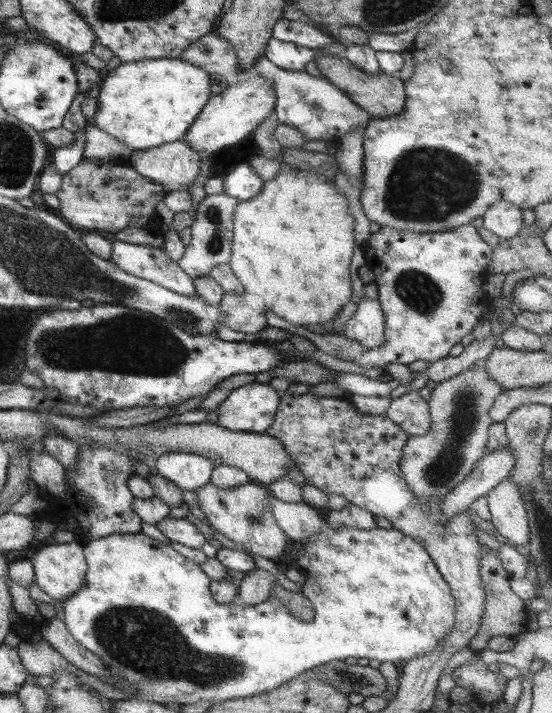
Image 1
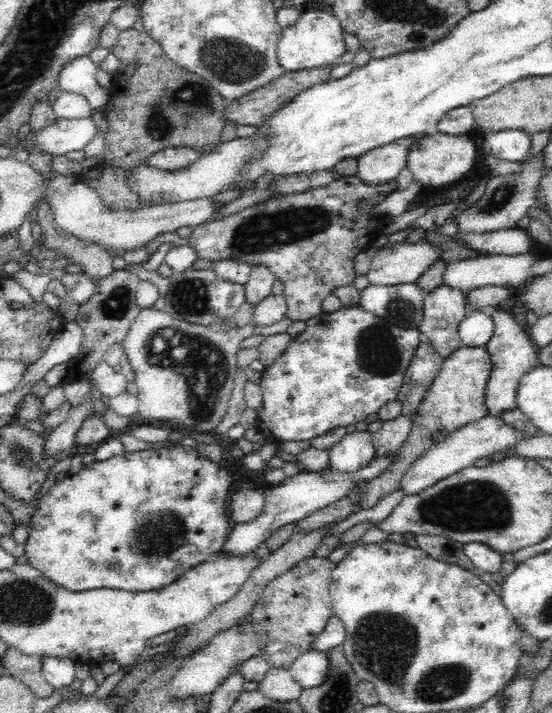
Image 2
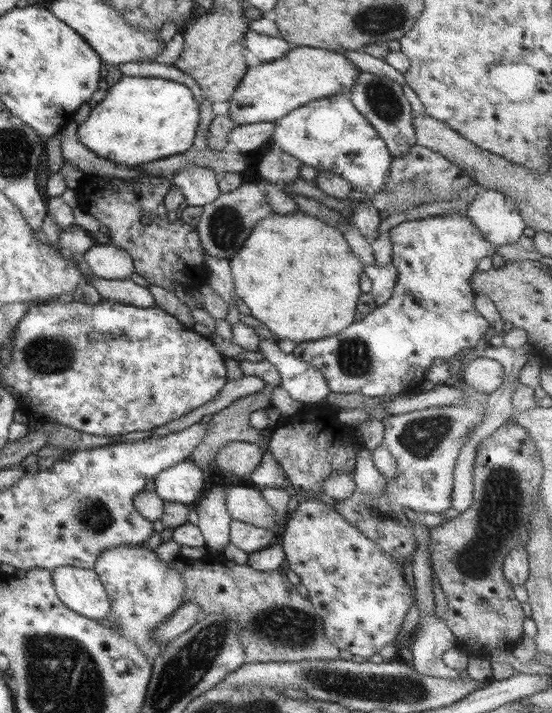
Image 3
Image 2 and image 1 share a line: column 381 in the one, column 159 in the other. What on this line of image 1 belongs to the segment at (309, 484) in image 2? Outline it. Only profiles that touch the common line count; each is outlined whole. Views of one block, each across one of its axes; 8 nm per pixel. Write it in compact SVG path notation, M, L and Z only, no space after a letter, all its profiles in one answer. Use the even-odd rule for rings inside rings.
M172 451L162 454L155 463L160 477L176 484L182 491L198 491L209 484L214 464L188 451Z

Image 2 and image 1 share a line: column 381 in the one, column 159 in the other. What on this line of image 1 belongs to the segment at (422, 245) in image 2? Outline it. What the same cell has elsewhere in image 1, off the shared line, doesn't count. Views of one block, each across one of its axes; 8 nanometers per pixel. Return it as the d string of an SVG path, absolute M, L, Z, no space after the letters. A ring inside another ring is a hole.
M112 238L110 260L128 274L168 287L178 294L198 295L193 279L161 248L139 246Z

